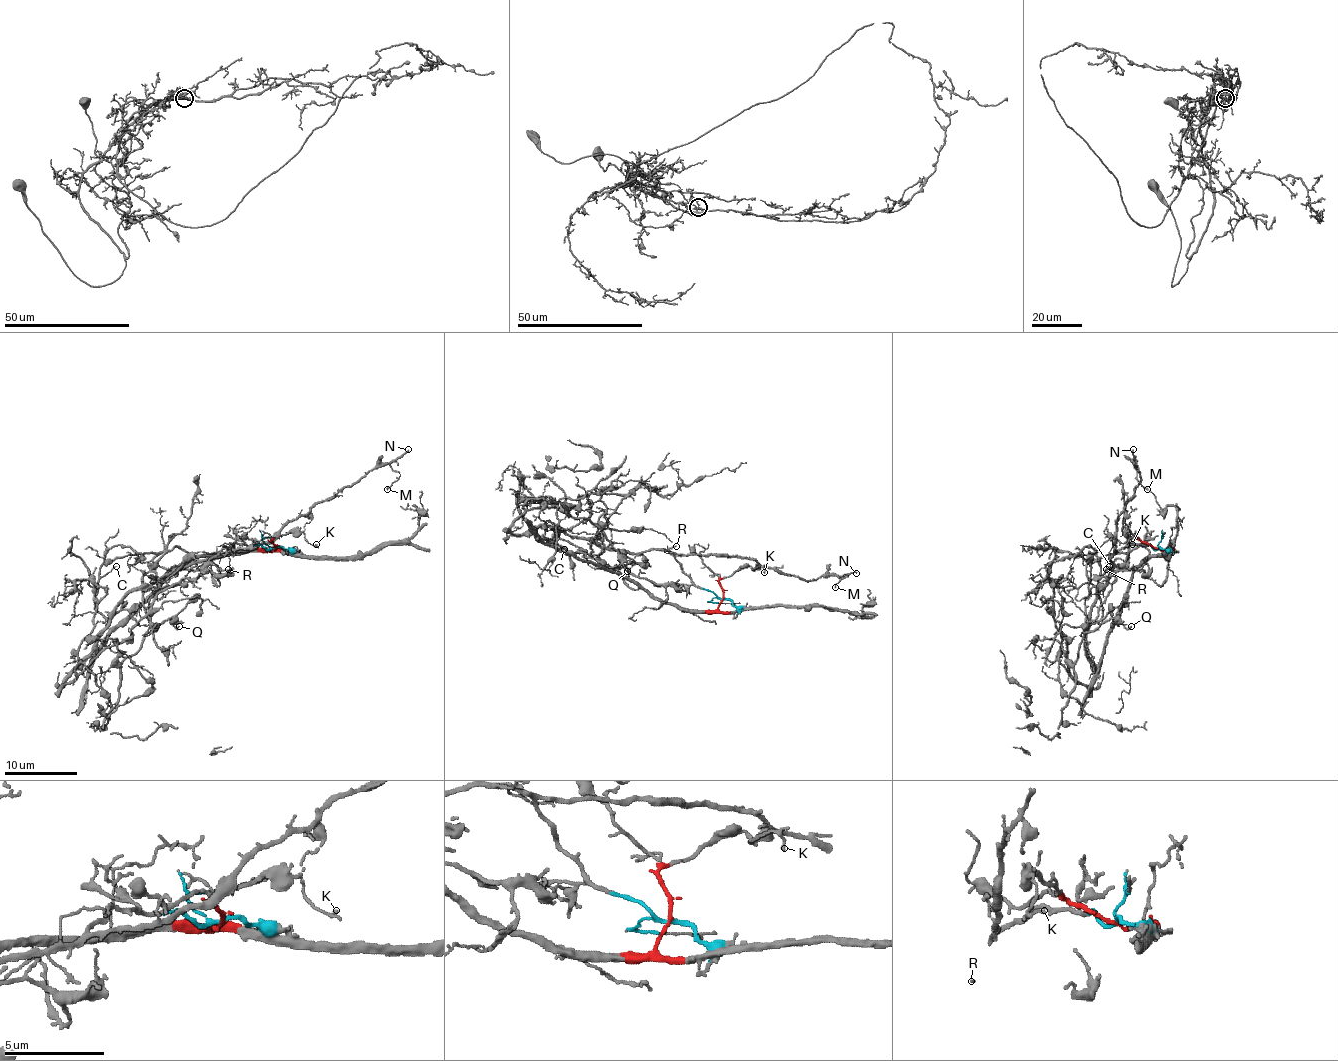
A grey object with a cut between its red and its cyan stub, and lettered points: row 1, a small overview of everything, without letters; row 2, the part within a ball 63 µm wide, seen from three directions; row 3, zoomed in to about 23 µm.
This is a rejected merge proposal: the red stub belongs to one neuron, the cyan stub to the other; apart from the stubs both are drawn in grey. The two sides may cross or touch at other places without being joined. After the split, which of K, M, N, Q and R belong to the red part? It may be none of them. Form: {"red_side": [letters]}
{"red_side": ["K"]}

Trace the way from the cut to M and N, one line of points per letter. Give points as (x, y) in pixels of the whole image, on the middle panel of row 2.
M: (722, 598), (700, 589), (682, 571), (677, 554), (753, 558), (764, 567), (806, 580), (847, 576), (835, 587)
N: (722, 598), (700, 589), (682, 571), (675, 558), (677, 554), (753, 558), (764, 567), (806, 580), (857, 572)

